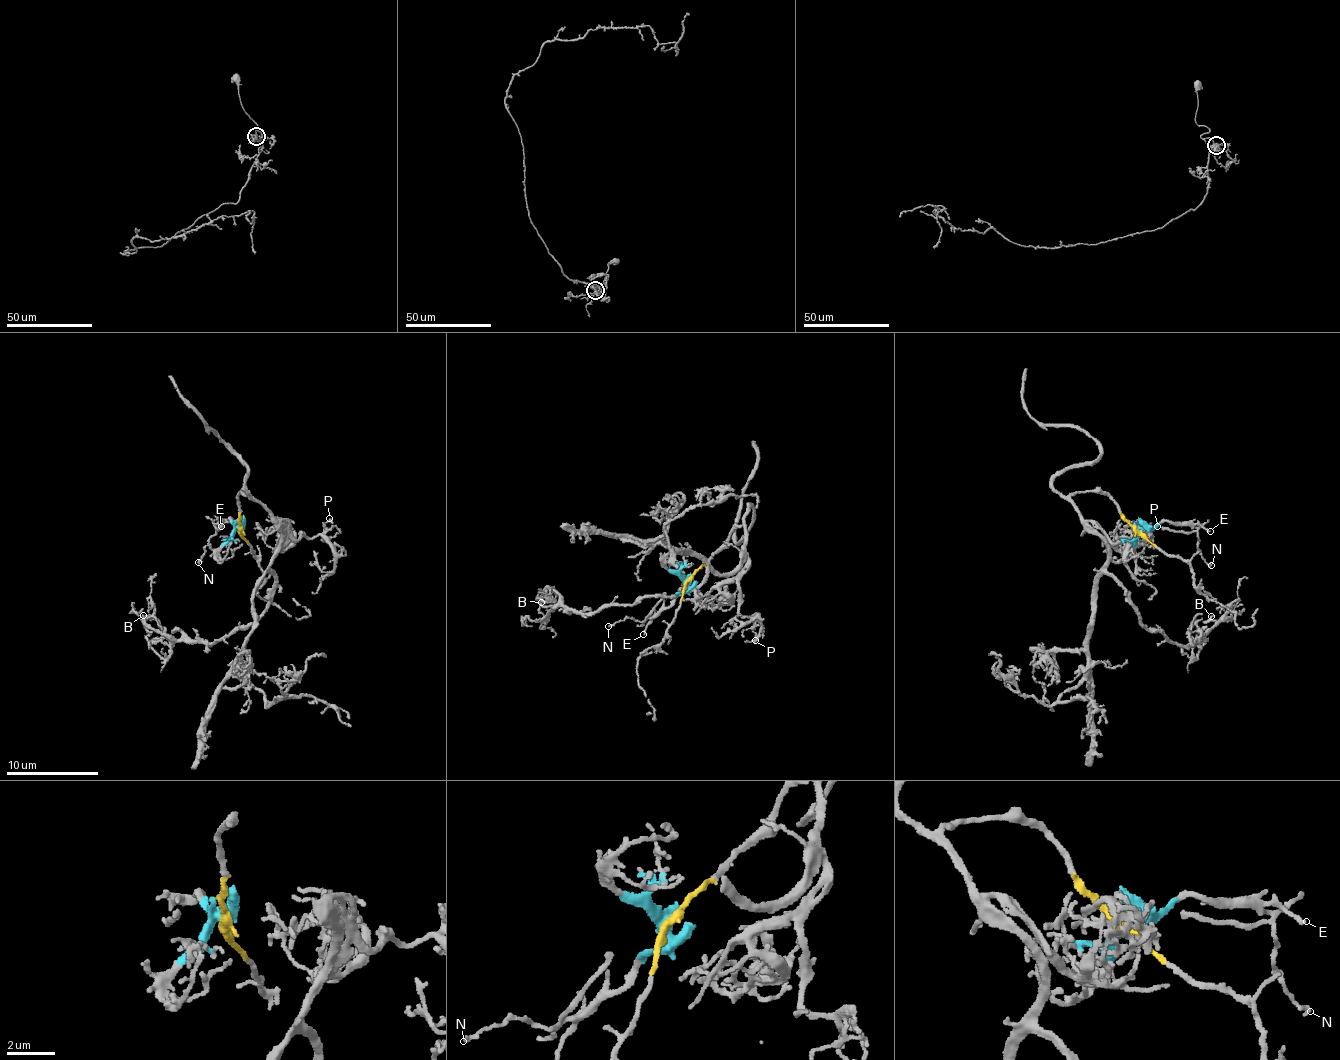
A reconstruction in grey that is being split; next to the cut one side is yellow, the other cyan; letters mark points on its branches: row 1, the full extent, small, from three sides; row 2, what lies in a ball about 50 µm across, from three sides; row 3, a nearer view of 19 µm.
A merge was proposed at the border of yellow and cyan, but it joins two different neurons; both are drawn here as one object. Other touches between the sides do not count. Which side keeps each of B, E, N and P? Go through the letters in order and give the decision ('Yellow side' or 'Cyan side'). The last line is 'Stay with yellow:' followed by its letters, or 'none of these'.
B: Yellow side
E: Cyan side
N: Cyan side
P: Yellow side
Stay with yellow: B, P

